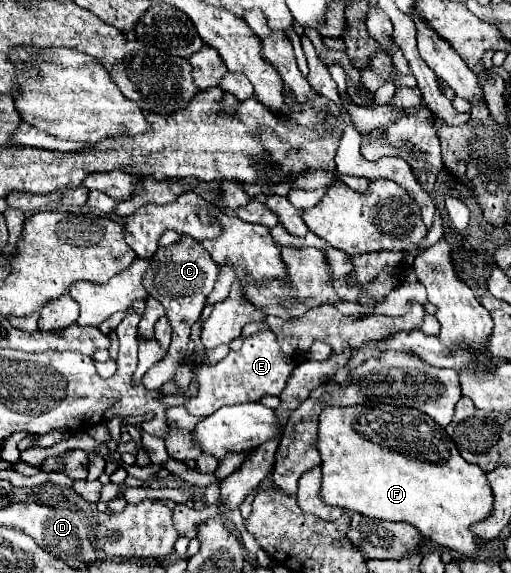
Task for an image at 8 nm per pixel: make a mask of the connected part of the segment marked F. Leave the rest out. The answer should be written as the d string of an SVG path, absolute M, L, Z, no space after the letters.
M391 404L329 406L319 416L315 446L321 454L323 478L319 496L325 504L343 508L347 514L359 512L367 518L407 522L433 544L465 556L477 556L479 544L469 526L483 520L491 512L493 492L487 486L485 472L461 458L445 428L441 428L433 418L413 408Z

